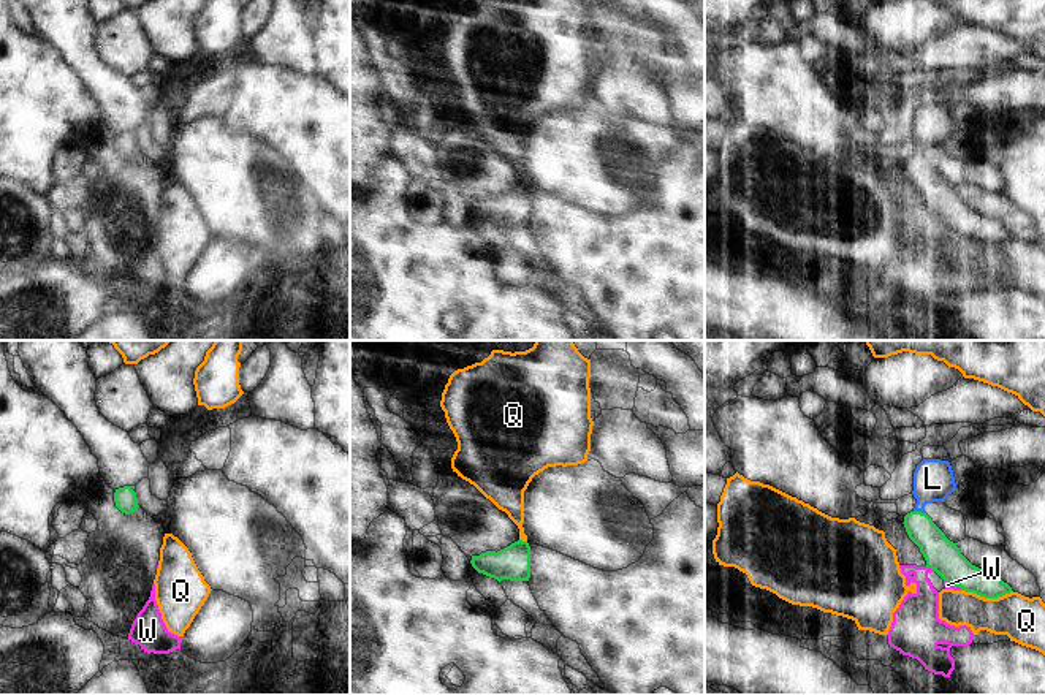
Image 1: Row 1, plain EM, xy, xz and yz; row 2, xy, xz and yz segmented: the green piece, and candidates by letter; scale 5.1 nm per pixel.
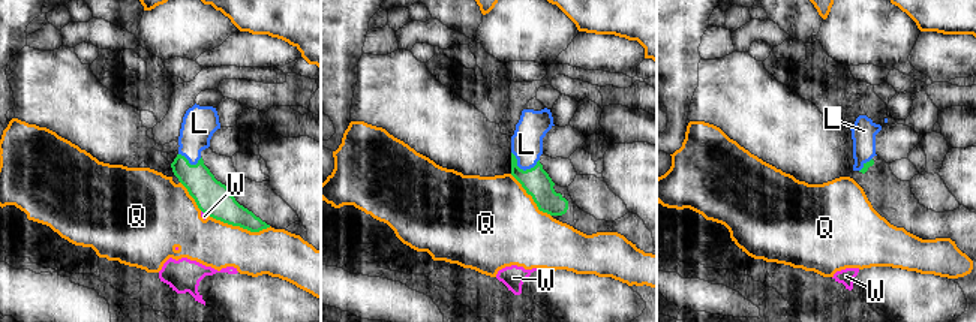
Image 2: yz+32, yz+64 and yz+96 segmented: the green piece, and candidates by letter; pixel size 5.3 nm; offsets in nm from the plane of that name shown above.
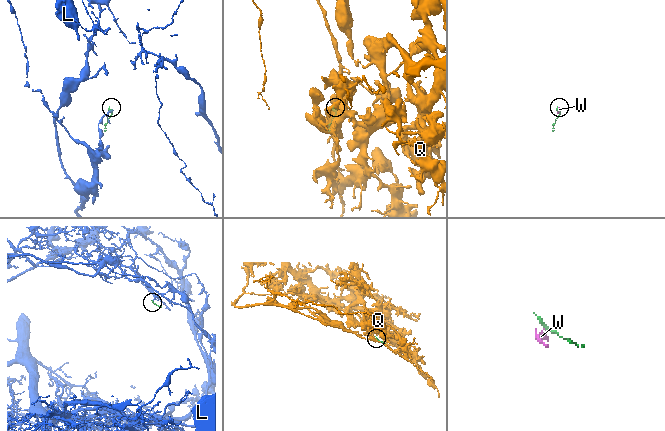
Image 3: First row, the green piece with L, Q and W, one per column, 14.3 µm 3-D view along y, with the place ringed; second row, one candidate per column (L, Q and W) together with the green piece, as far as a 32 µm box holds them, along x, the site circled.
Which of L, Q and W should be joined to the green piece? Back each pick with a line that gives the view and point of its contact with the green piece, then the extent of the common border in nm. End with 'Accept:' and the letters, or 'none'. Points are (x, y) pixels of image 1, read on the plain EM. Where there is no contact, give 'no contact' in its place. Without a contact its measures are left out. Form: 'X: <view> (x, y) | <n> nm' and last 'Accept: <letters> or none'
L: yz (919, 157) | 60 nm
Accept: L

